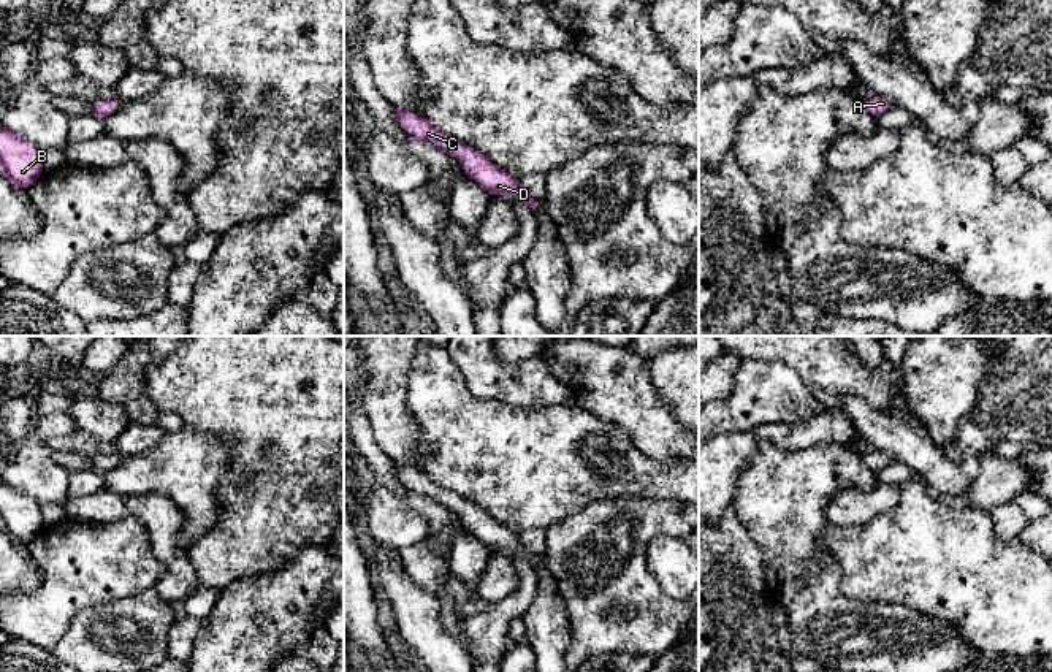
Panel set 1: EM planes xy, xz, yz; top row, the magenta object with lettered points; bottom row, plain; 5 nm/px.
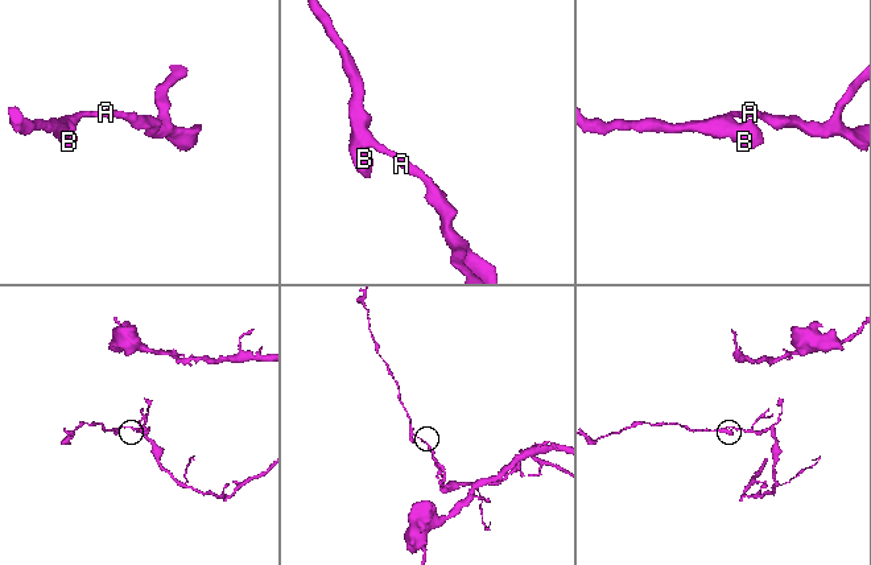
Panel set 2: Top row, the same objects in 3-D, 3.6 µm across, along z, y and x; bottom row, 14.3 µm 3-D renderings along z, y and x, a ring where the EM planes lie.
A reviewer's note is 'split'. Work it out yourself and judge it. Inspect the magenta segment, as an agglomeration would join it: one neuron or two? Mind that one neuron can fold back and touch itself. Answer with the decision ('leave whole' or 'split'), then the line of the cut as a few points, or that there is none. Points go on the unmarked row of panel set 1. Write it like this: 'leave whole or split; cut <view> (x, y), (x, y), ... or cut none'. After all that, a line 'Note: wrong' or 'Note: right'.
leave whole; cut none
Note: wrong

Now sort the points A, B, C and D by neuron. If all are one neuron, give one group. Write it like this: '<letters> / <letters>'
A B C D

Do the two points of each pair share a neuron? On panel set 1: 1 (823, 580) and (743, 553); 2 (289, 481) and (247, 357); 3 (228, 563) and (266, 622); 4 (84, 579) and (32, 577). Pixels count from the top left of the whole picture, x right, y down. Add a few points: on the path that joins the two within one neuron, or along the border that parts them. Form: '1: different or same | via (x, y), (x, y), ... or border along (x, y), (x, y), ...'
1: different | border along (745, 526), (761, 555), (769, 596)
2: same | via (285, 450), (285, 397), (278, 387)
3: different | border along (276, 569), (254, 577), (241, 577), (221, 590)
4: different | border along (22, 547), (40, 572), (40, 584), (30, 593)

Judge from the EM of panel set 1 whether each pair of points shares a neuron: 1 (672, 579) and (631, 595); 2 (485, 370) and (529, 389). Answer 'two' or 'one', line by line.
1: two
2: one

